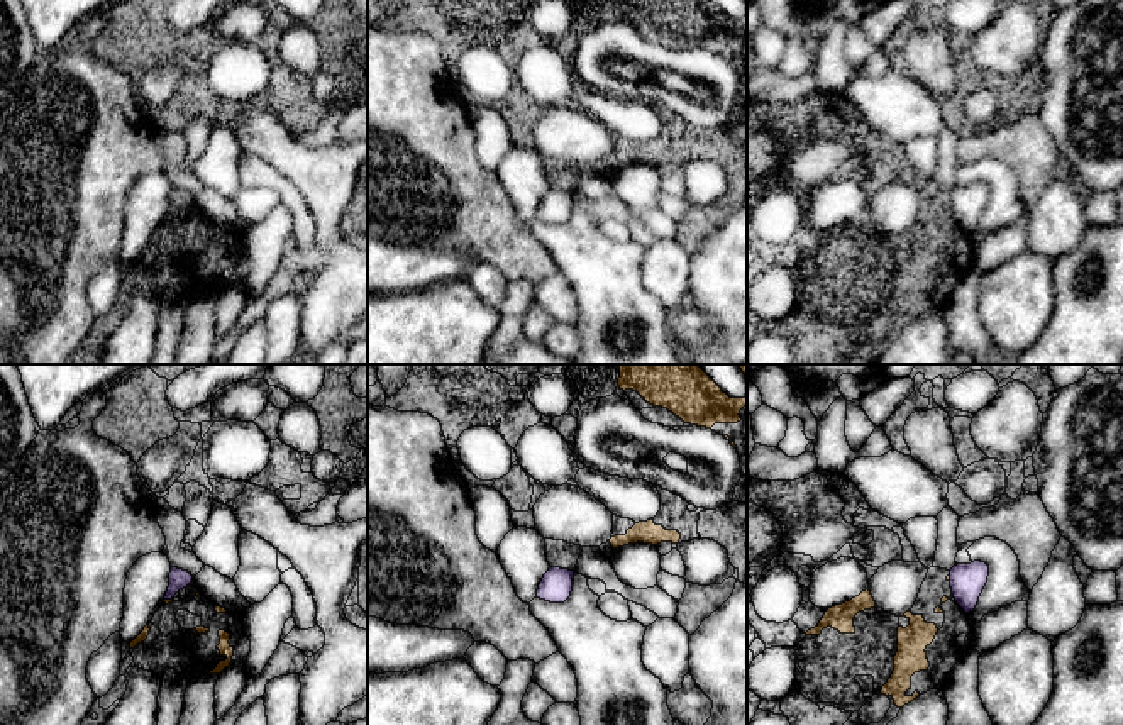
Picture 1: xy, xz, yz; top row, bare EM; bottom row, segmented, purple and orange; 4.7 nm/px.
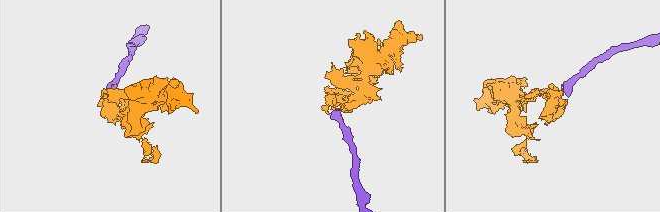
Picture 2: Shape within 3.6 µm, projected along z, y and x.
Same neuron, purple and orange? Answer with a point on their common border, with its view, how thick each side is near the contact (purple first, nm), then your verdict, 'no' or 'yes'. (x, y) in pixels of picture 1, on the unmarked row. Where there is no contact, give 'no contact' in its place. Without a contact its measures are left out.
meets purple in xy at (168, 219); 90 nm thick on the purple side, 20 nm on the other; no

